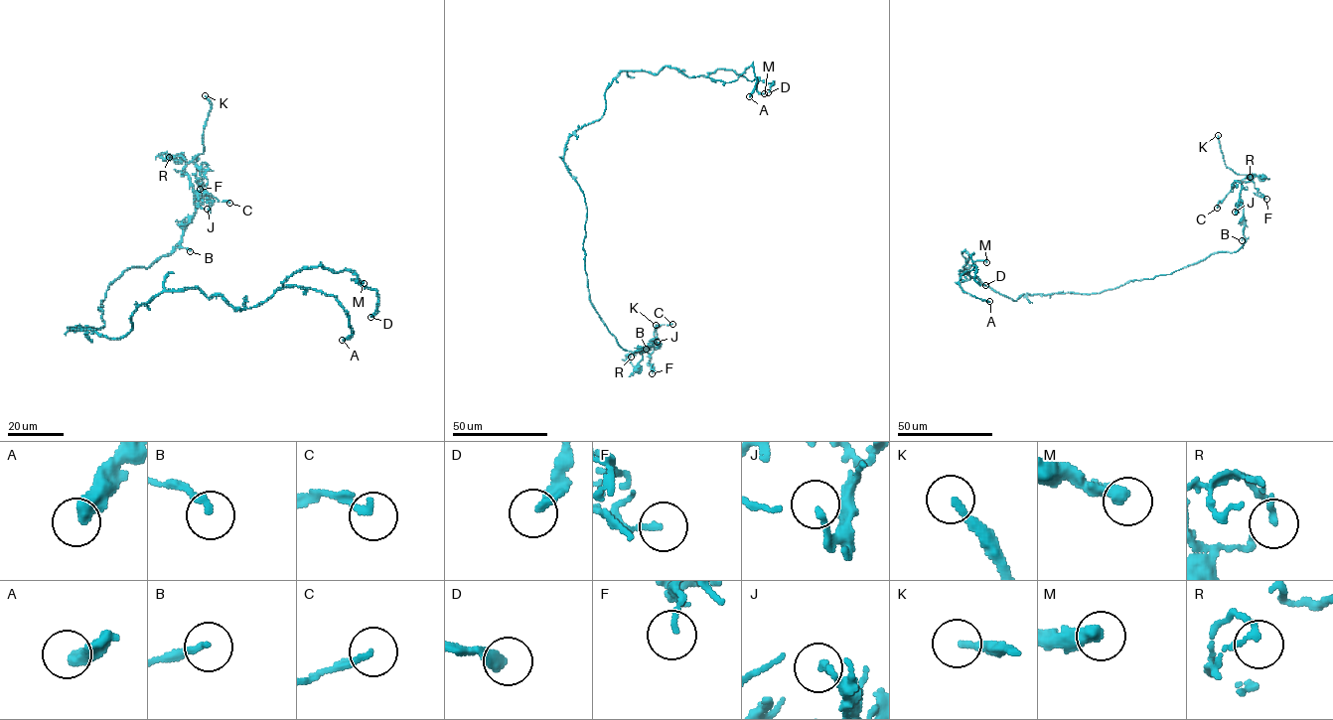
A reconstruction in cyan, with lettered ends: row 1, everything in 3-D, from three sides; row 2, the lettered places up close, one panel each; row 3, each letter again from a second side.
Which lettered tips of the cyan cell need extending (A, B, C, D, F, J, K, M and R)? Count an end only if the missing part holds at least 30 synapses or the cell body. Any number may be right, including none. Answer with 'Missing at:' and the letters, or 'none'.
Missing at: K

